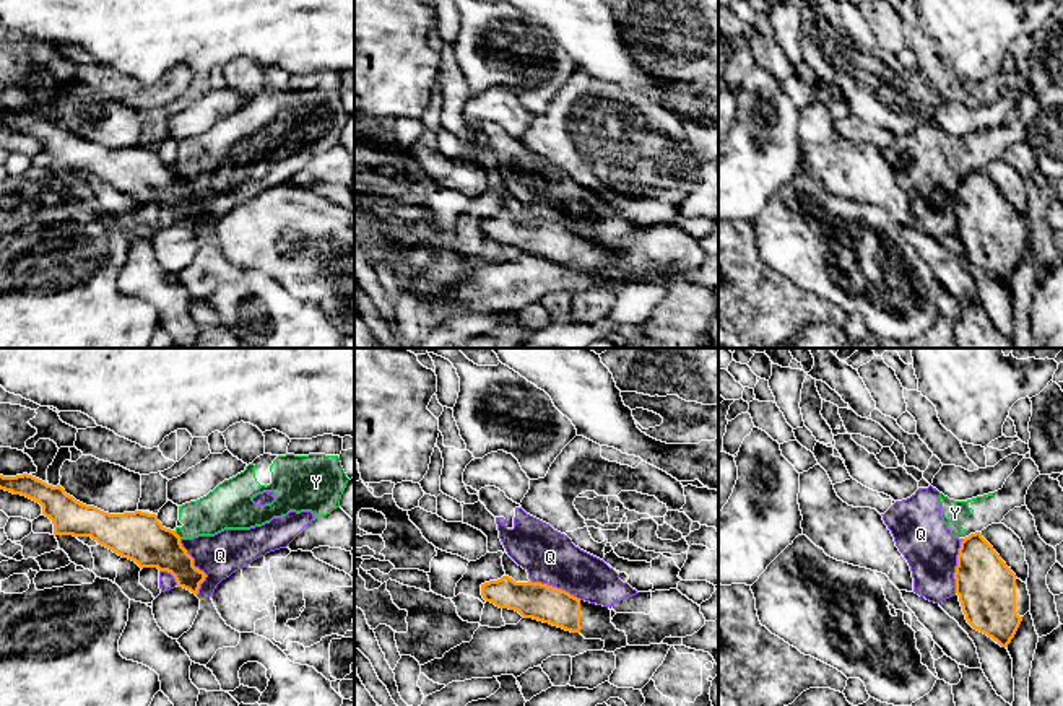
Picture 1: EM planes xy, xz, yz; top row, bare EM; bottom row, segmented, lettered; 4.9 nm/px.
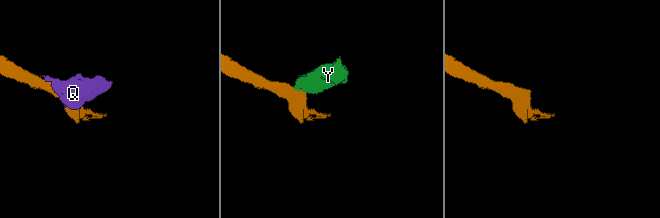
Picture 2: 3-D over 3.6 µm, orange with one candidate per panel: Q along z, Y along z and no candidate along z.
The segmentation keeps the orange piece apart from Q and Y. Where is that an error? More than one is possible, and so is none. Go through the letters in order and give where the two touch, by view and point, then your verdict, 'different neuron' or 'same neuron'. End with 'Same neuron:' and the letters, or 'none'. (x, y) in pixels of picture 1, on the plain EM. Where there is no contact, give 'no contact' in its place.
Q: xy (197, 204) | different neuron
Y: xy (176, 169) | different neuron
Same neuron: none

